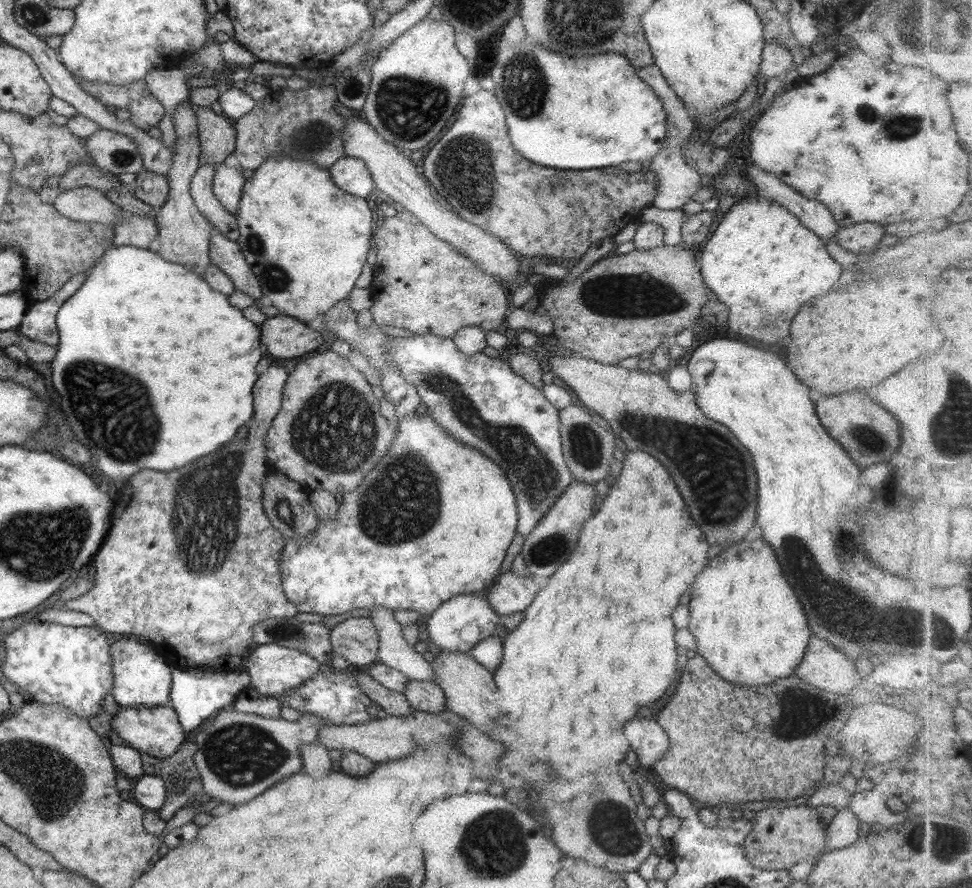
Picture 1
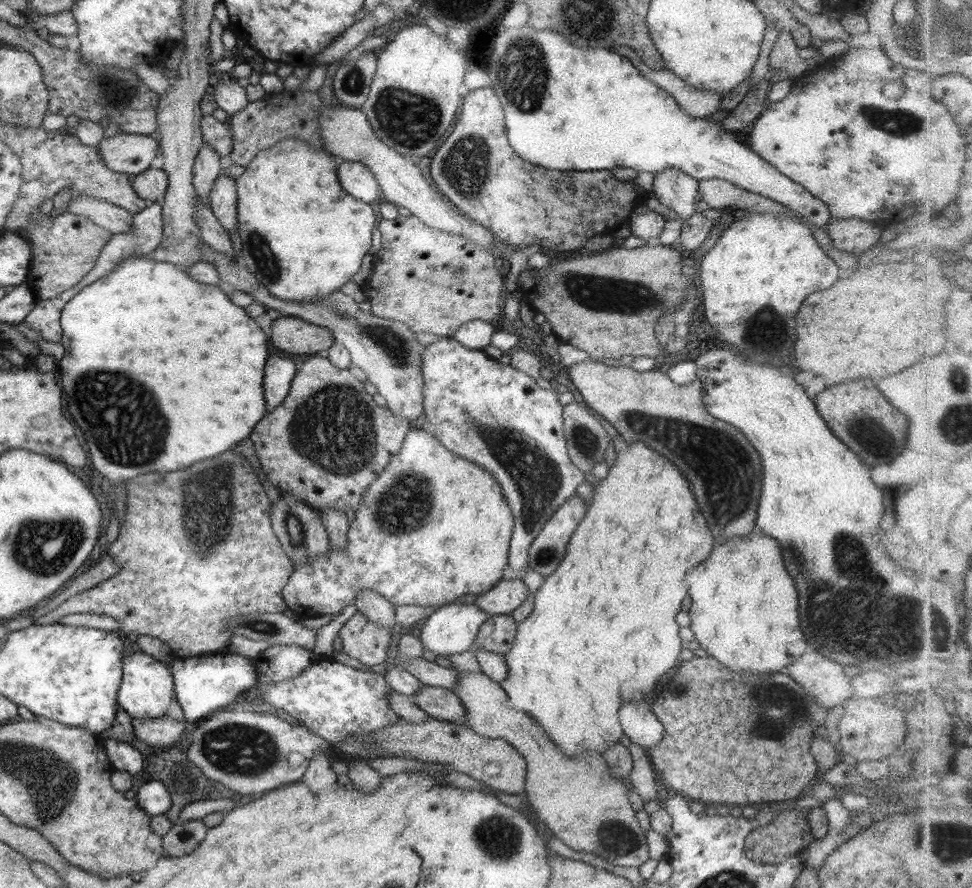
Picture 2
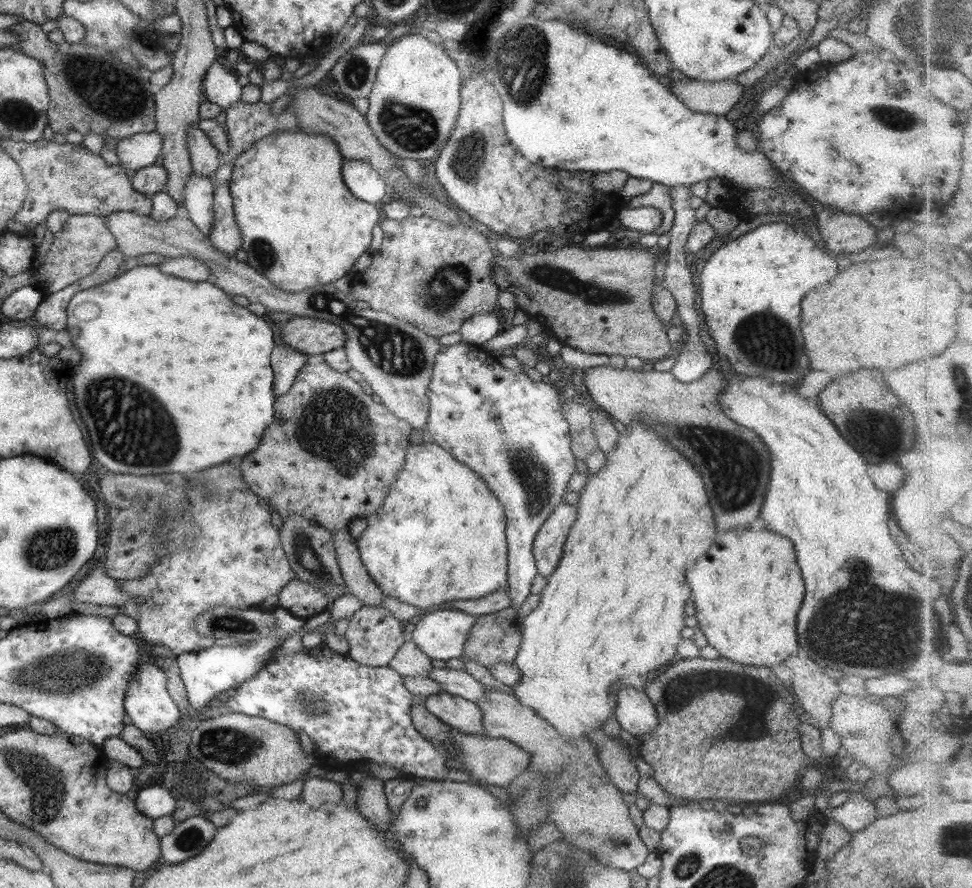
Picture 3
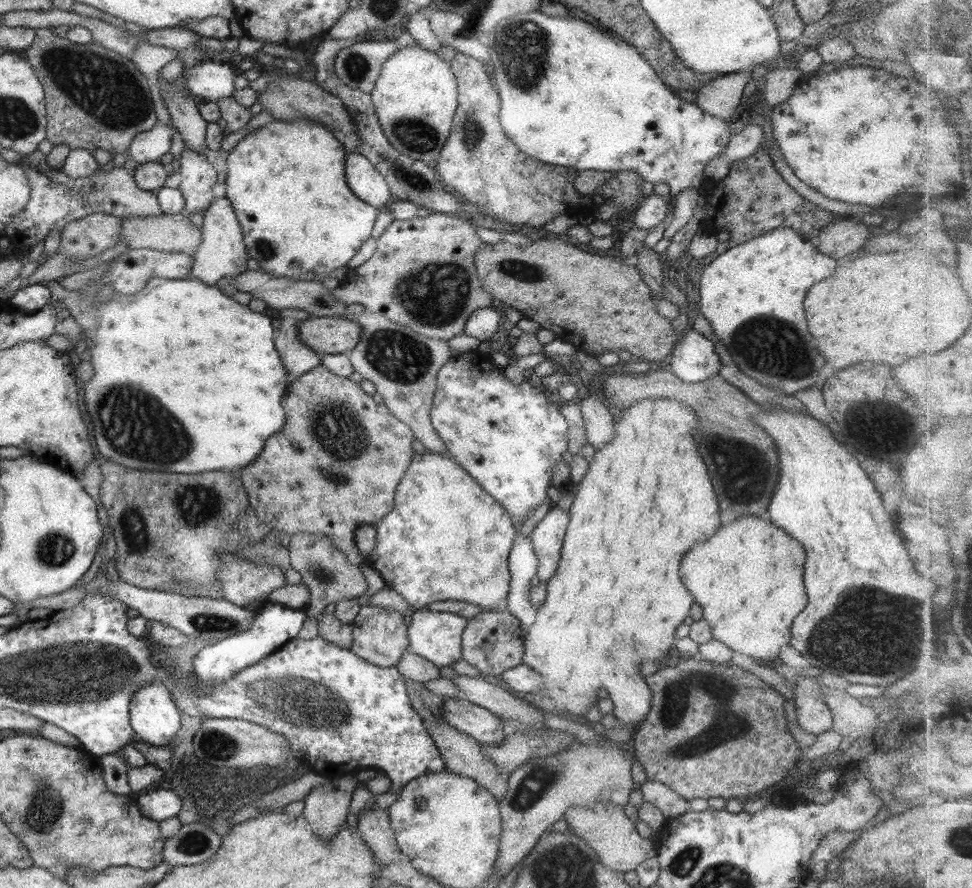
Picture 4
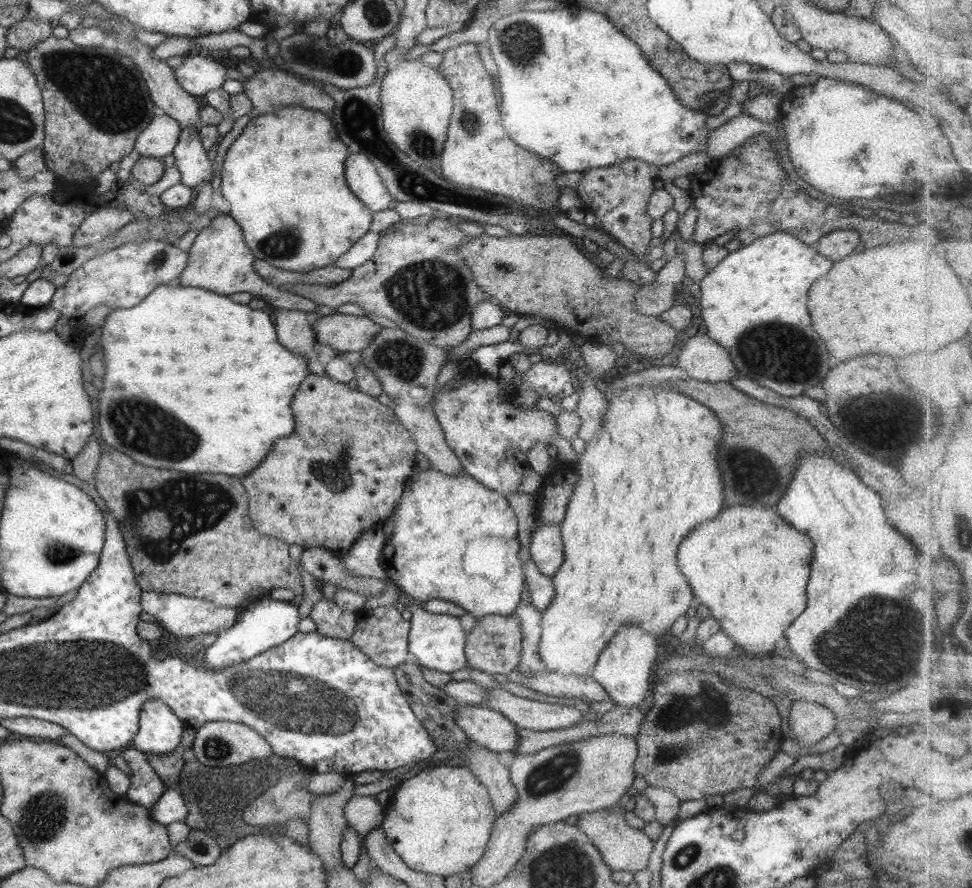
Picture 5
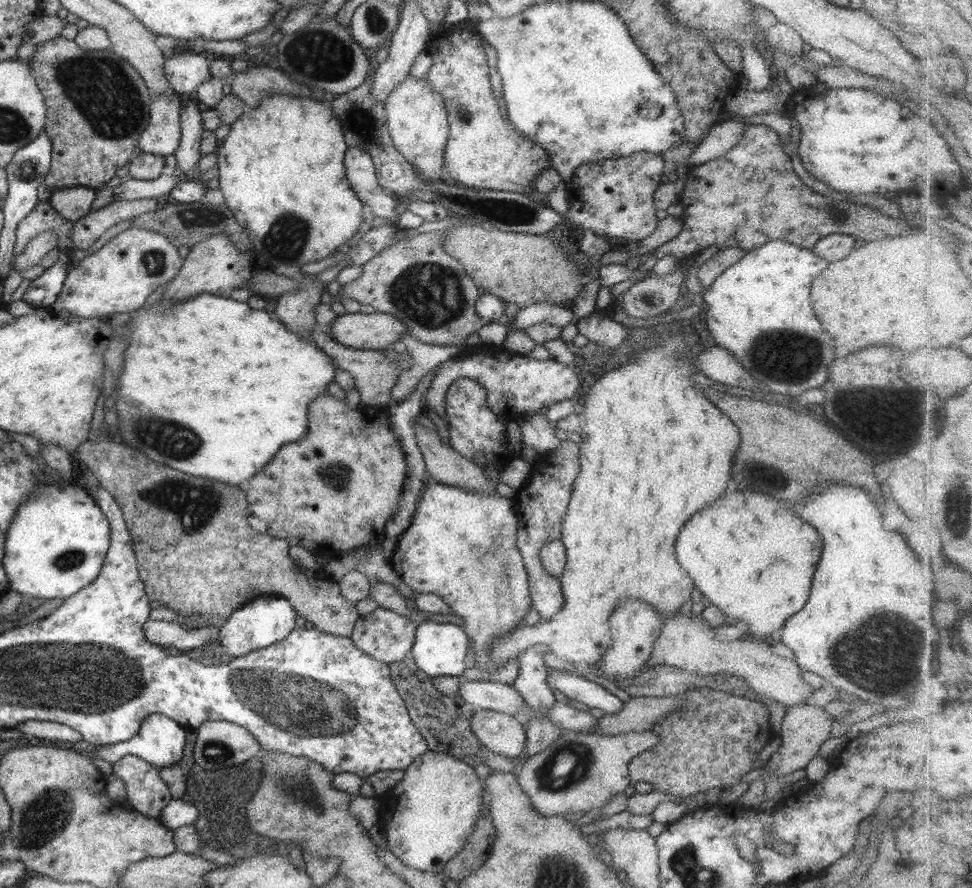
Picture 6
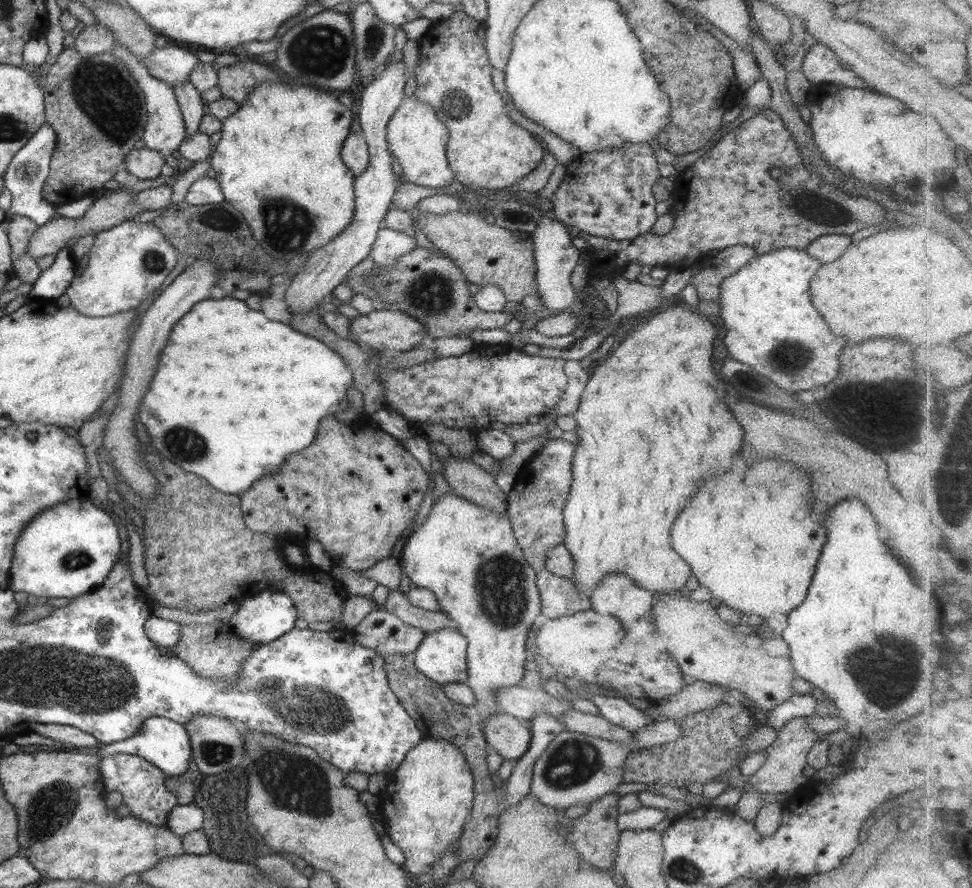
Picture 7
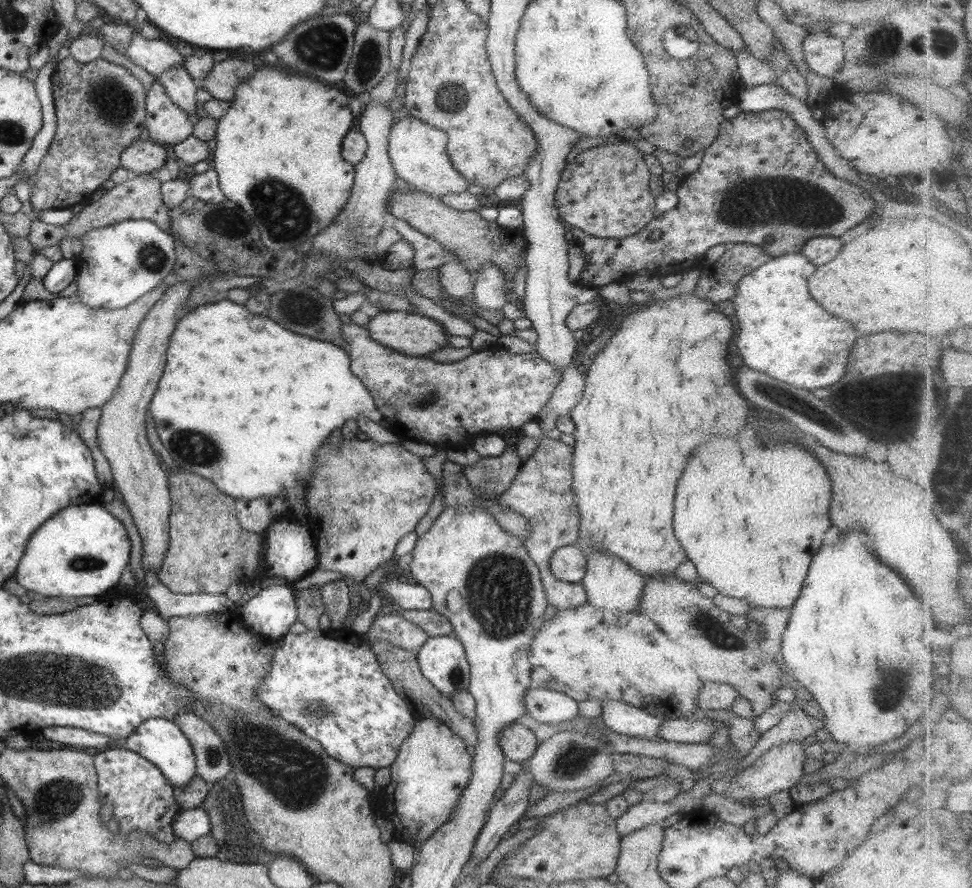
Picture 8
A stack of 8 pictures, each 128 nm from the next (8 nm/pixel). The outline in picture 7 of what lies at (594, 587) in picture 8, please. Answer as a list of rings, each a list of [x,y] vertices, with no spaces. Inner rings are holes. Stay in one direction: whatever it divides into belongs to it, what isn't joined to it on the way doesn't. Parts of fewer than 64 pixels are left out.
[[[605,575],[603,580],[599,580],[597,587],[593,589],[590,595],[590,608],[599,614],[607,614],[623,622],[621,626],[625,628],[629,638],[637,636],[647,636],[654,633],[653,624],[651,624],[652,608],[654,605],[653,593],[649,593],[643,588],[634,586],[631,580],[625,579],[623,575]]]

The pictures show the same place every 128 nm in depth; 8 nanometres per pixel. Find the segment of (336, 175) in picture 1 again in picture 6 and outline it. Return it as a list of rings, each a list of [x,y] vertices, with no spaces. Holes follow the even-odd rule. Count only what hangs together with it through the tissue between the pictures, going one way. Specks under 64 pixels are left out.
[[[349,147],[345,151],[343,164],[347,182],[367,213],[395,224],[399,218],[395,213],[396,198],[378,185],[374,164],[367,153]]]

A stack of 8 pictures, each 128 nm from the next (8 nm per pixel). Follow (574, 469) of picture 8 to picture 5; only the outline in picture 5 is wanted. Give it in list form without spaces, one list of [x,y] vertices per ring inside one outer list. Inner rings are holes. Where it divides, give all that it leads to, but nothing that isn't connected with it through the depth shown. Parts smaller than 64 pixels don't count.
[[[656,382],[650,385],[634,385],[617,391],[609,402],[606,401],[604,423],[593,442],[585,443],[583,453],[578,455],[578,466],[575,470],[579,480],[575,486],[566,506],[564,519],[560,522],[559,530],[562,540],[563,561],[555,575],[551,577],[555,596],[549,606],[542,610],[540,616],[540,641],[538,655],[543,663],[544,670],[553,670],[564,674],[574,674],[579,678],[591,676],[591,670],[597,662],[599,652],[607,646],[607,642],[621,631],[627,624],[637,624],[643,633],[653,638],[661,638],[670,629],[679,616],[691,613],[696,603],[693,592],[687,584],[685,577],[679,573],[676,566],[677,546],[697,524],[711,520],[719,514],[723,506],[721,496],[720,472],[715,460],[716,444],[719,440],[721,425],[718,418],[706,407],[684,394],[671,392],[660,388]]]

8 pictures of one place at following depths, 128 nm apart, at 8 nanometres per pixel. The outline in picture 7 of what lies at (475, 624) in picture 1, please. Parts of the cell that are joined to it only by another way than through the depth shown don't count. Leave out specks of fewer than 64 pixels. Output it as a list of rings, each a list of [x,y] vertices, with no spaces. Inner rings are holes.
[[[454,628],[427,632],[414,650],[416,669],[439,686],[464,683],[466,673],[466,644]]]

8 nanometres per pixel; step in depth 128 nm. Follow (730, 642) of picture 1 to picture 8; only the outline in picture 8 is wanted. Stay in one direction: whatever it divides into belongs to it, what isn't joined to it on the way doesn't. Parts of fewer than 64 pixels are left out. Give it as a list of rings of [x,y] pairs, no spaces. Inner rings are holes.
[[[746,428],[733,438],[711,438],[687,460],[675,492],[673,536],[697,569],[697,581],[711,585],[718,594],[745,600],[750,611],[761,606],[790,608],[799,597],[823,534],[832,526],[828,519],[830,480],[818,460],[794,440],[754,435]]]

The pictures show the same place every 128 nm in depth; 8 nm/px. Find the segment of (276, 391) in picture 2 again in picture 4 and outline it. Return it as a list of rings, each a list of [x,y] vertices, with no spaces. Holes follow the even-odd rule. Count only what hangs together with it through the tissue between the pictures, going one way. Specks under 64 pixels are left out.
[[[299,321],[290,326],[280,326],[273,338],[275,350],[281,356],[283,368],[287,370],[287,382],[293,382],[298,376],[311,370],[311,367],[320,365],[320,354],[307,348],[298,339],[297,324]]]

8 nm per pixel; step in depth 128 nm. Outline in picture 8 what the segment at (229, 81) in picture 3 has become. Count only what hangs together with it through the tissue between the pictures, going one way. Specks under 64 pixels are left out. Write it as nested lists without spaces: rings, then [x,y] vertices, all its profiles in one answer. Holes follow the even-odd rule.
[[[135,32],[124,50],[124,55],[135,66],[141,66],[147,74],[159,77],[164,70],[182,66],[184,58],[177,49],[161,39],[145,39]]]

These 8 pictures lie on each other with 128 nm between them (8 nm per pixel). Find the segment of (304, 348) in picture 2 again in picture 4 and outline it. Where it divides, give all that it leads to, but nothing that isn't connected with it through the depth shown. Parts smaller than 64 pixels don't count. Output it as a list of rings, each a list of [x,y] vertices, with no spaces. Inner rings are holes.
[[[340,316],[309,317],[297,324],[298,339],[318,354],[348,353],[360,337],[358,324]]]

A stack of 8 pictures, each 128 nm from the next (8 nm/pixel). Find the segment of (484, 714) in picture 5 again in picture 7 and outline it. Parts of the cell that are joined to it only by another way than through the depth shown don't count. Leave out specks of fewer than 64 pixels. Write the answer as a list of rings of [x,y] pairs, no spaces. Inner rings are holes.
[[[452,492],[441,494],[431,505],[423,523],[407,536],[398,564],[407,580],[411,580],[412,587],[425,589],[435,596],[440,612],[449,616],[456,623],[457,632],[465,637],[467,678],[464,683],[475,700],[487,708],[485,714],[488,715],[481,722],[485,742],[503,759],[513,763],[527,750],[531,735],[528,725],[499,712],[494,703],[495,692],[521,680],[523,661],[529,656],[530,628],[540,613],[540,600],[535,572],[515,542],[508,515],[477,506]]]

